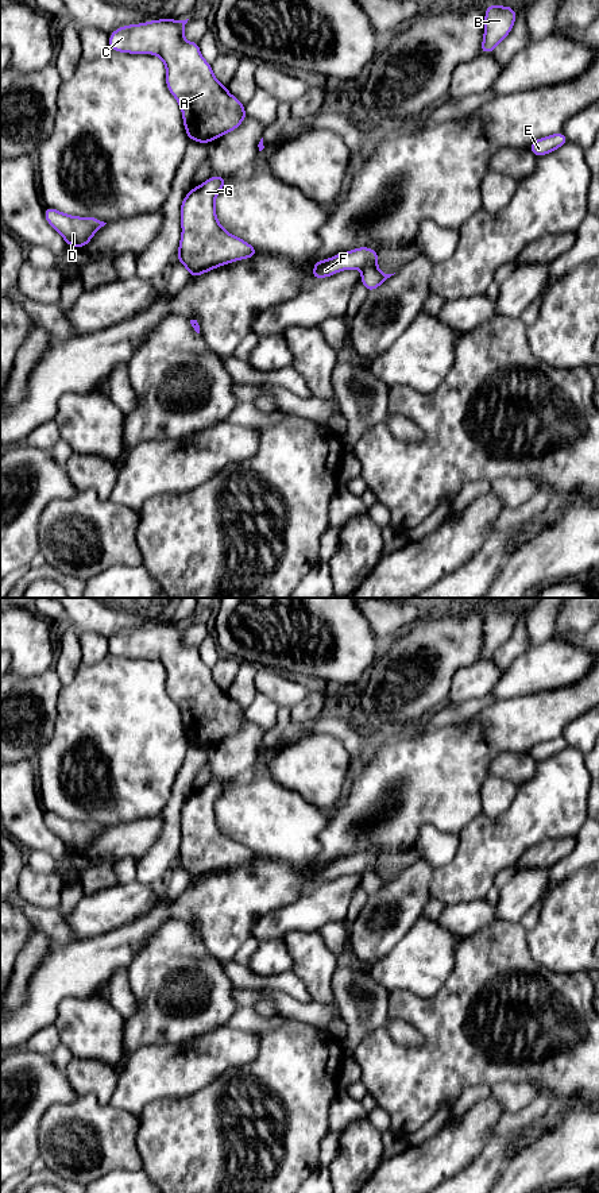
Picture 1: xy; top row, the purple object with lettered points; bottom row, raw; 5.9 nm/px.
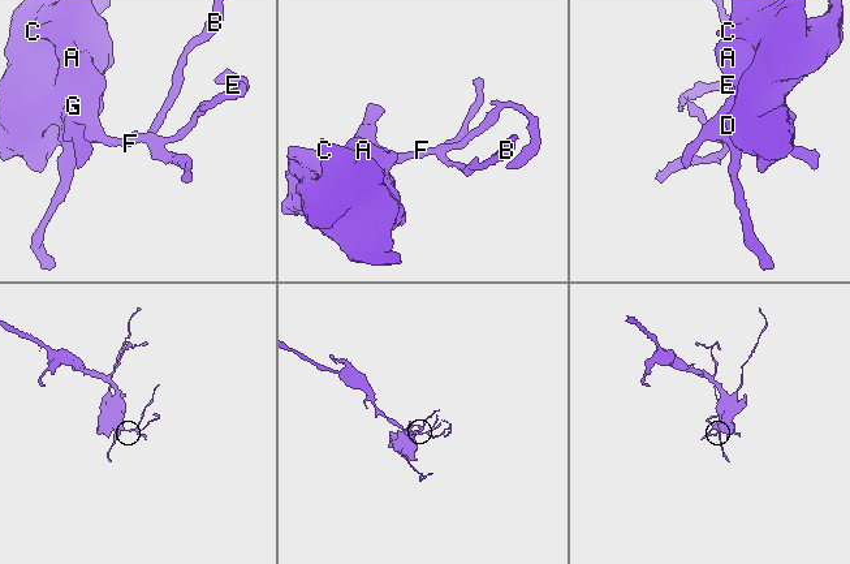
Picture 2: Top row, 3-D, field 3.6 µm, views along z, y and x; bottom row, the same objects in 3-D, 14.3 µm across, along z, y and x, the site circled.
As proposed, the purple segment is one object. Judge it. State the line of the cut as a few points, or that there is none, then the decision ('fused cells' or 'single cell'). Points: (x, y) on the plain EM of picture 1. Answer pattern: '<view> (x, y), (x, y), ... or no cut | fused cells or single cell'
no cut | single cell

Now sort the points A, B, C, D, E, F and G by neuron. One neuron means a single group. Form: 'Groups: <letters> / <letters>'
Groups: A B C D E F G

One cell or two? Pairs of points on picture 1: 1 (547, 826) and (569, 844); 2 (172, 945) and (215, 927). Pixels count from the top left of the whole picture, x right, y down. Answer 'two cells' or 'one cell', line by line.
1: two cells
2: two cells

